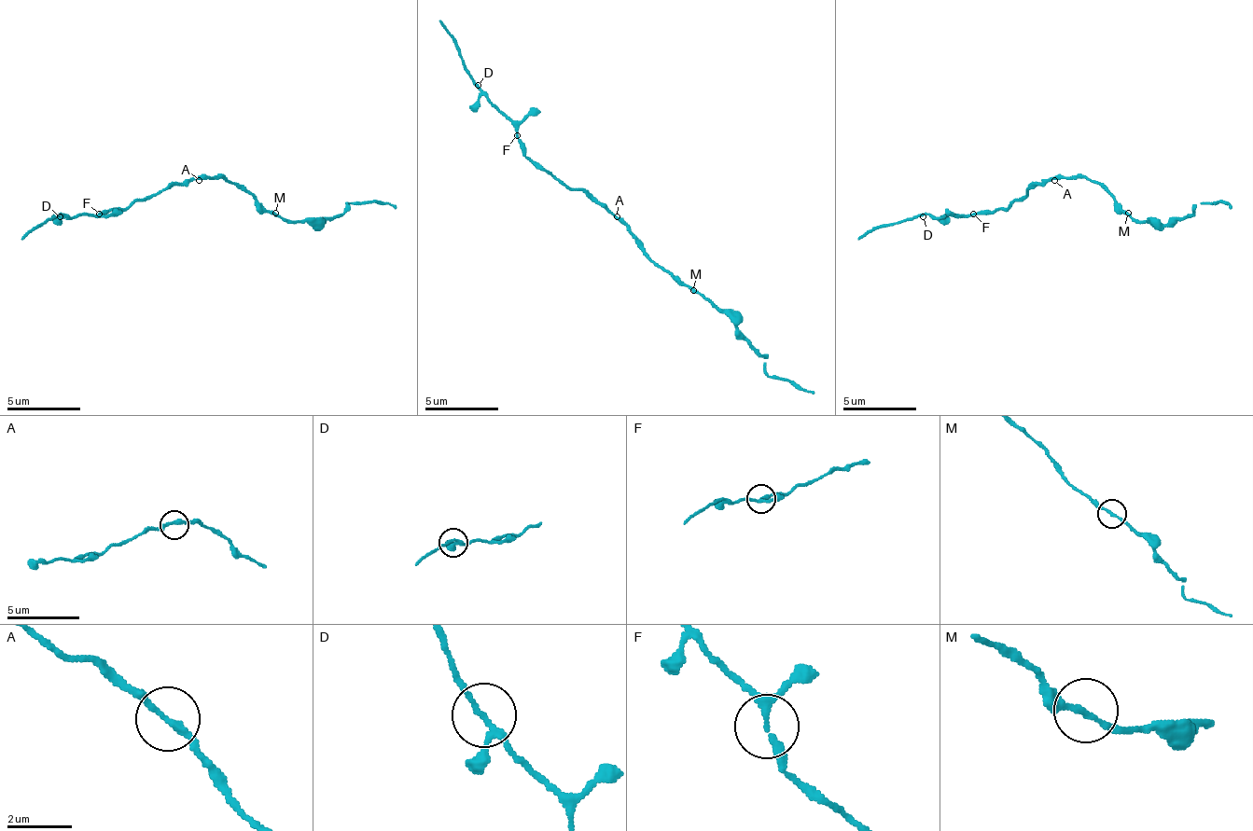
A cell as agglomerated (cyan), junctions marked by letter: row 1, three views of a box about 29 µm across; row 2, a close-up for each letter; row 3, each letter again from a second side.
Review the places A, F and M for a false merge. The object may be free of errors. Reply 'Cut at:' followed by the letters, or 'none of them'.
Cut at: none of them

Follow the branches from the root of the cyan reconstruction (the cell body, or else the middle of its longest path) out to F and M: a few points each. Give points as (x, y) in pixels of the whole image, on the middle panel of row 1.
F: (617, 220), (583, 191), (558, 184), (539, 169), (525, 155), (525, 144), (518, 136)
M: (617, 220), (627, 228), (631, 239), (661, 268), (672, 271), (693, 290)

